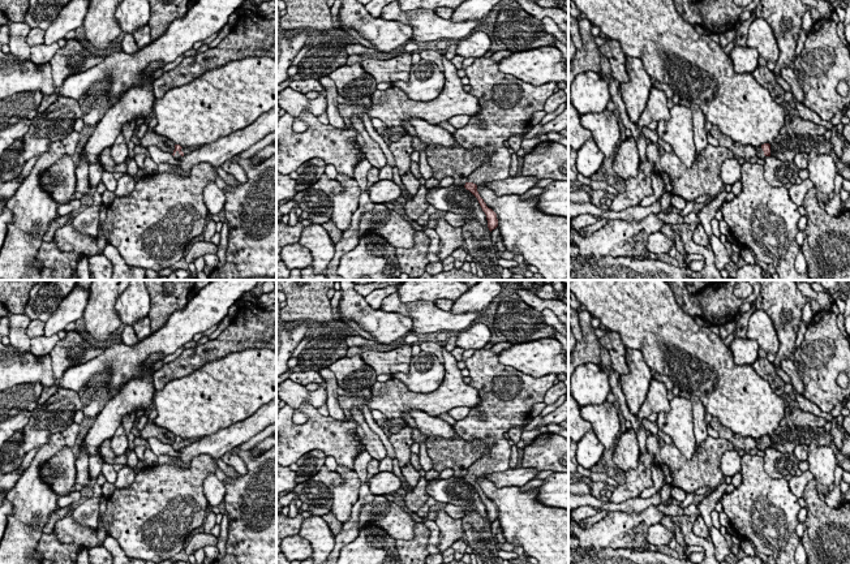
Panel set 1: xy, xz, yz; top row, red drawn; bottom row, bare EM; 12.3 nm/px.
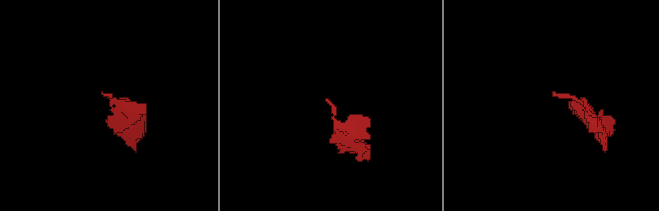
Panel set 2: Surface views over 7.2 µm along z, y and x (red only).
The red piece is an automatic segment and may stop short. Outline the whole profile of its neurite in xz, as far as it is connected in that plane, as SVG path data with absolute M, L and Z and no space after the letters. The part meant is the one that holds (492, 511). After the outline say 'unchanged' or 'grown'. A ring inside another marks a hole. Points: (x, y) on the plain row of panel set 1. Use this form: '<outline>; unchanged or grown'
M485 348L475 350L465 360L465 367L471 378L468 384L478 391L480 404L454 429L467 442L481 440L490 449L468 468L464 479L477 490L491 524L498 518L497 505L486 498L477 478L510 469L511 445L505 434L531 417L532 408L544 402L558 375L533 378L502 365L499 353Z; grown

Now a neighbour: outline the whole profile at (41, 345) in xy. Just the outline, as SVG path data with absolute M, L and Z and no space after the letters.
M57 333L52 336L35 336L31 339L30 350L35 357L43 357L51 353L59 340Z

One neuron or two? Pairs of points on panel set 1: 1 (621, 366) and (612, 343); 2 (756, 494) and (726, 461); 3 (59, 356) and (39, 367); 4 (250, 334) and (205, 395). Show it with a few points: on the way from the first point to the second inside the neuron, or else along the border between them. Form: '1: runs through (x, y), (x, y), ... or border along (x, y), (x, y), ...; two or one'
1: runs through (618, 361), (615, 348); one
2: border along (742, 457), (742, 469), (739, 472); two
3: border along (48, 354), (52, 367); two
4: border along (262, 348), (245, 348), (230, 352), (209, 362); two

